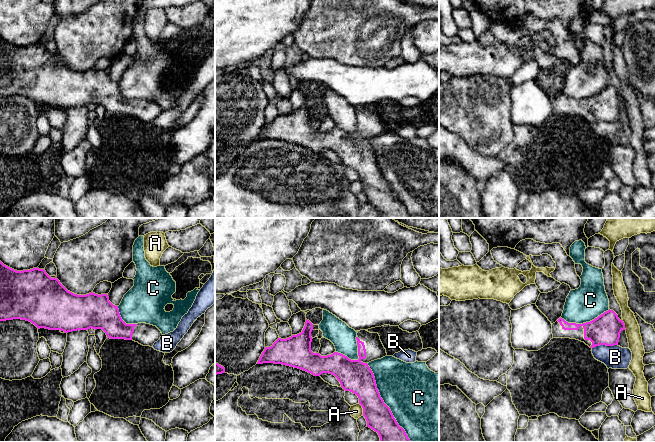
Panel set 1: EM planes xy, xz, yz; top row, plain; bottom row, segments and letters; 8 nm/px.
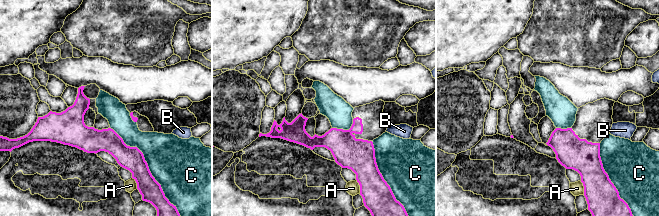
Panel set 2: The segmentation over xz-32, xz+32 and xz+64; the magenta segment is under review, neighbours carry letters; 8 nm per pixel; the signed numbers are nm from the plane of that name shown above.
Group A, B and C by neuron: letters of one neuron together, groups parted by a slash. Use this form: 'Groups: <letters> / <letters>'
Groups: A / B / C

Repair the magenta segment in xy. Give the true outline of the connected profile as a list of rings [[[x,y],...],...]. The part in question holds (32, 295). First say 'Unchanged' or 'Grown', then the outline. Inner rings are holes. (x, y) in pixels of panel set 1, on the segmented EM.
Grown. [[[0,261],[0,321],[21,319],[34,324],[38,329],[61,330],[65,333],[102,329],[110,339],[133,340],[152,347],[162,336],[161,331],[146,323],[126,324],[118,306],[109,301],[107,294],[77,295],[68,291],[57,279],[51,278],[44,269],[33,268],[17,271]]]

